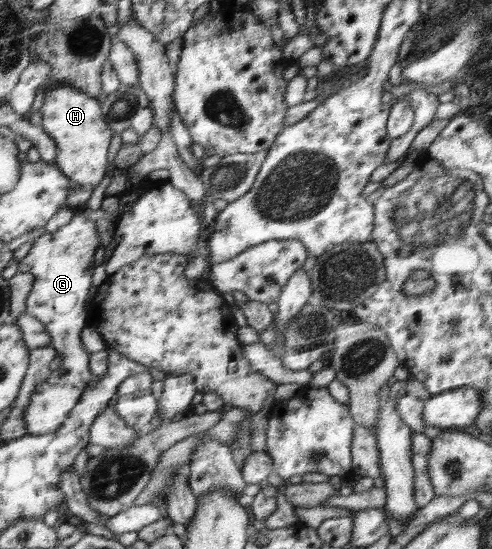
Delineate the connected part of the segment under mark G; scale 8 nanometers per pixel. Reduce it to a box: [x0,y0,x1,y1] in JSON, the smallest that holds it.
[18,209,103,435]

